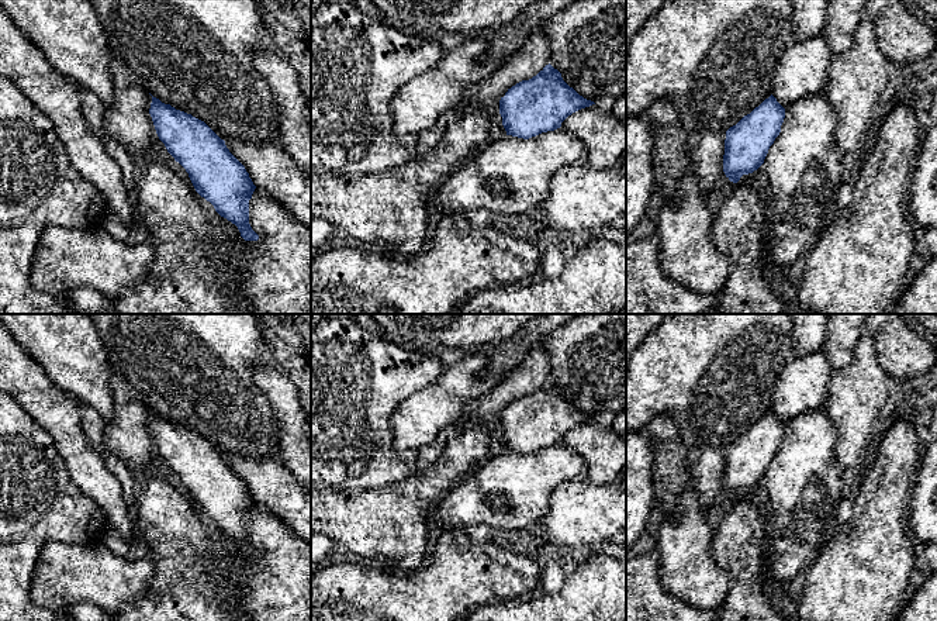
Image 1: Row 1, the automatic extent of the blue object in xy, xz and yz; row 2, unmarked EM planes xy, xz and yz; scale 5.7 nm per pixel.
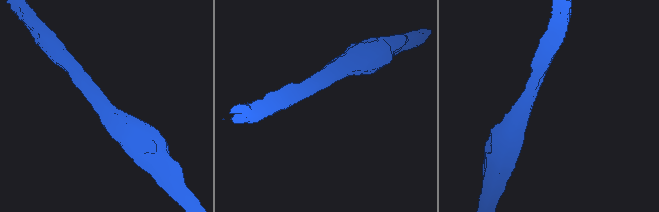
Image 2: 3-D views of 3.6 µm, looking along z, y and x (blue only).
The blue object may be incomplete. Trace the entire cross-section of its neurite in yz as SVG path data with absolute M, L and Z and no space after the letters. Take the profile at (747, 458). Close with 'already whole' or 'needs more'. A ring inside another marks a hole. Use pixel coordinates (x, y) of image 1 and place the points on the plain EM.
M771 410L750 429L744 431L736 441L726 446L723 487L730 497L737 498L743 490L753 489L764 479L770 462L781 448L784 434L785 424Z; already whole

